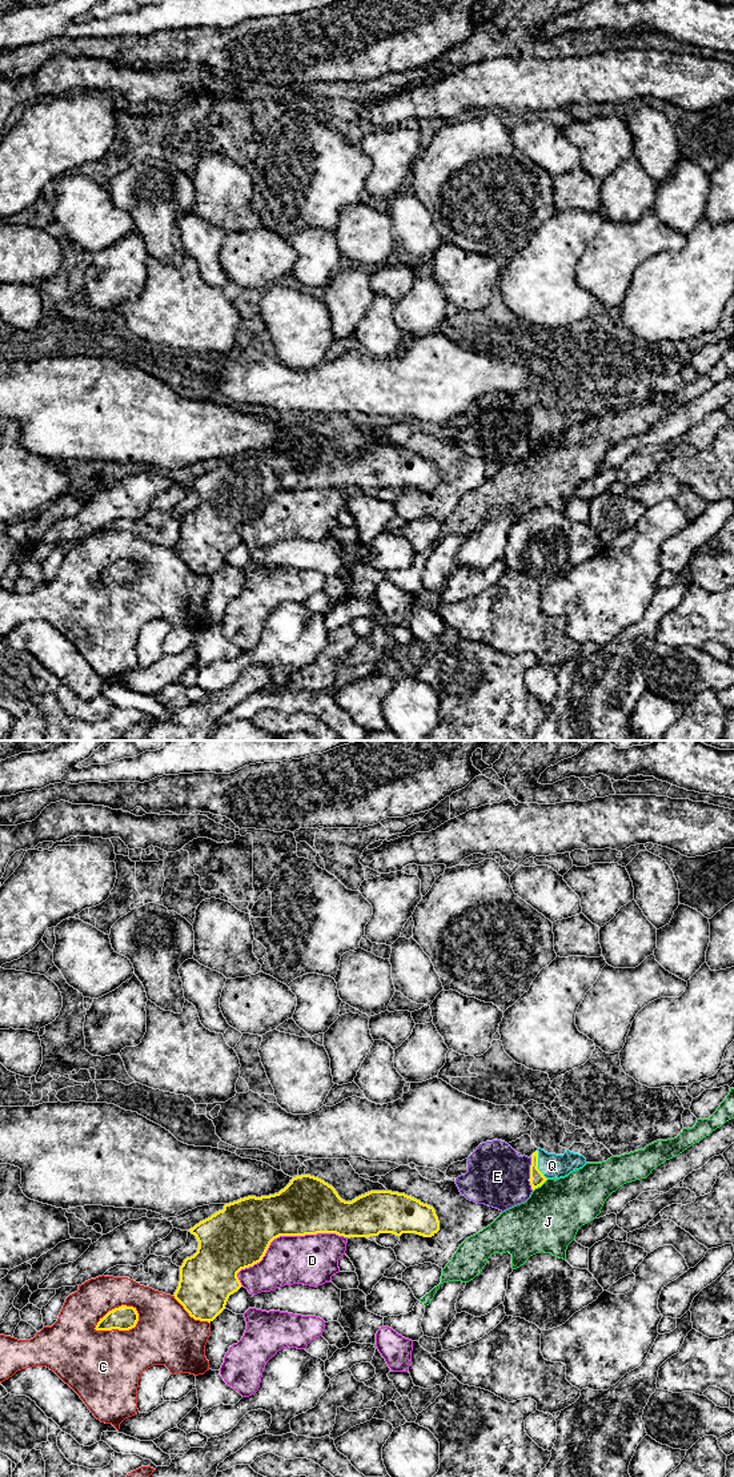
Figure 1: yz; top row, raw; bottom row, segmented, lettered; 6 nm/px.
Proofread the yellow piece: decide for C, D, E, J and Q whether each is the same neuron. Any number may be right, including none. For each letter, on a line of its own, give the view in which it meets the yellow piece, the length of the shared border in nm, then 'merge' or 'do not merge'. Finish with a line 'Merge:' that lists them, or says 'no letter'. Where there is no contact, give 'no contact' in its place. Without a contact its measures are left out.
C: contact in yz; length 300 nm; do not merge
D: contact in yz; length 700 nm; do not merge
E: contact in yz; length 200 nm; do not merge
J: contact in yz; length 120 nm; do not merge
Q: contact in yz; length 190 nm; merge
Merge: Q

